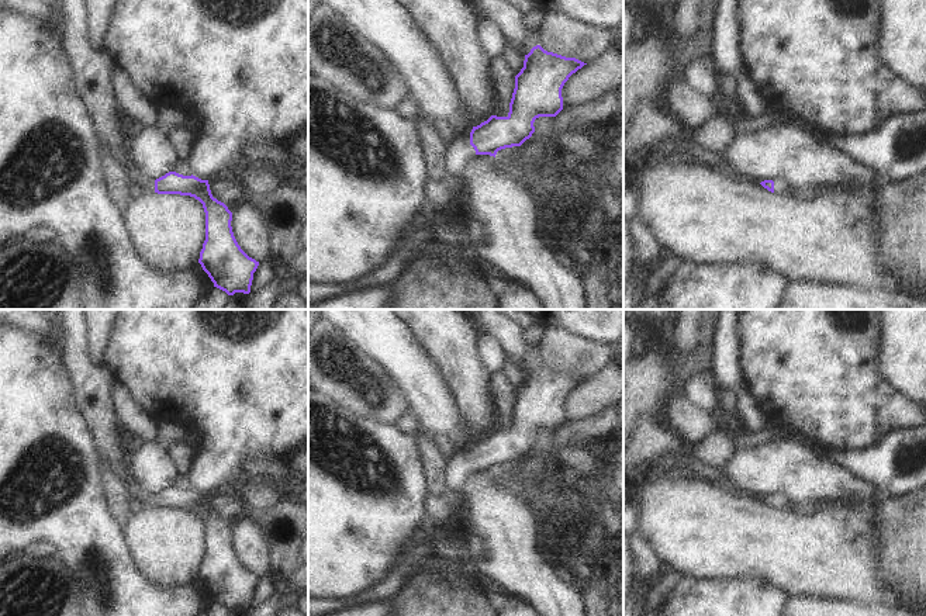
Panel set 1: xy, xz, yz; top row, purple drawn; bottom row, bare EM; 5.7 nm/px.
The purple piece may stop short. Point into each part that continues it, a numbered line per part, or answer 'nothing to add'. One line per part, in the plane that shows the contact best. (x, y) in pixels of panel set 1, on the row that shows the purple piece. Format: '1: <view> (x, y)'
1: xz (459, 151)

